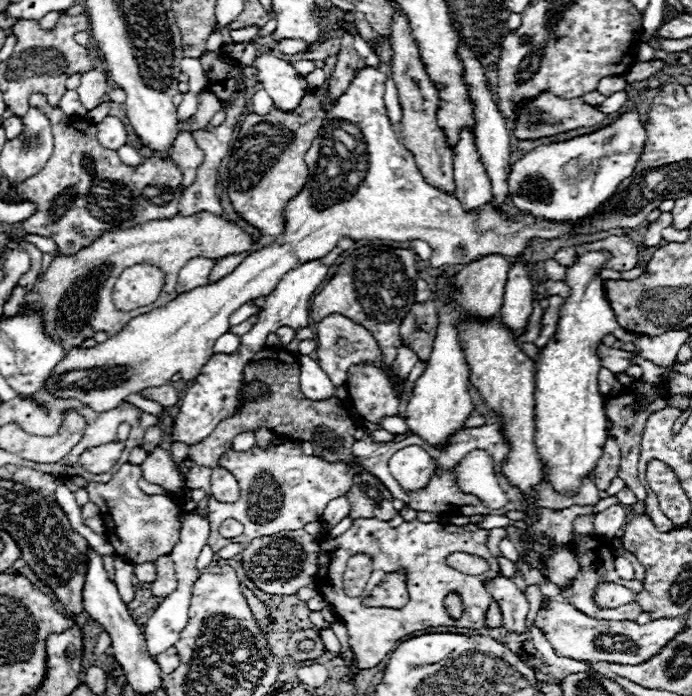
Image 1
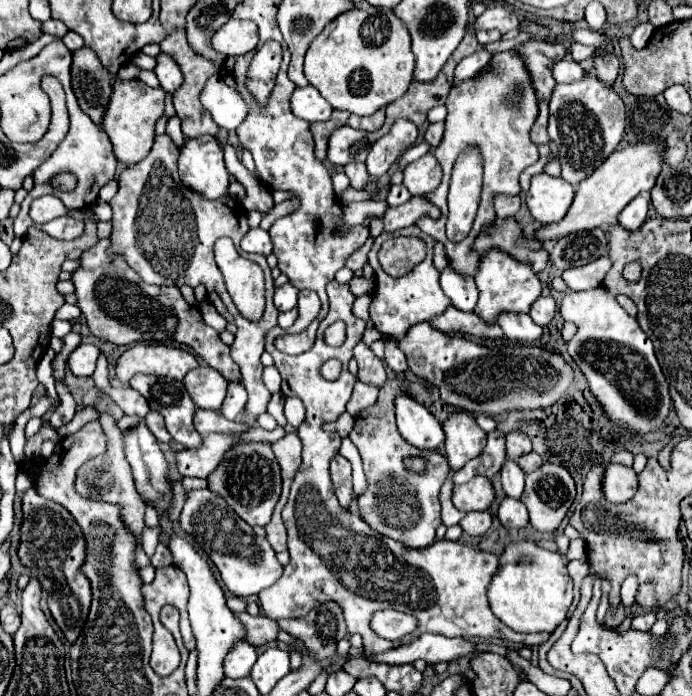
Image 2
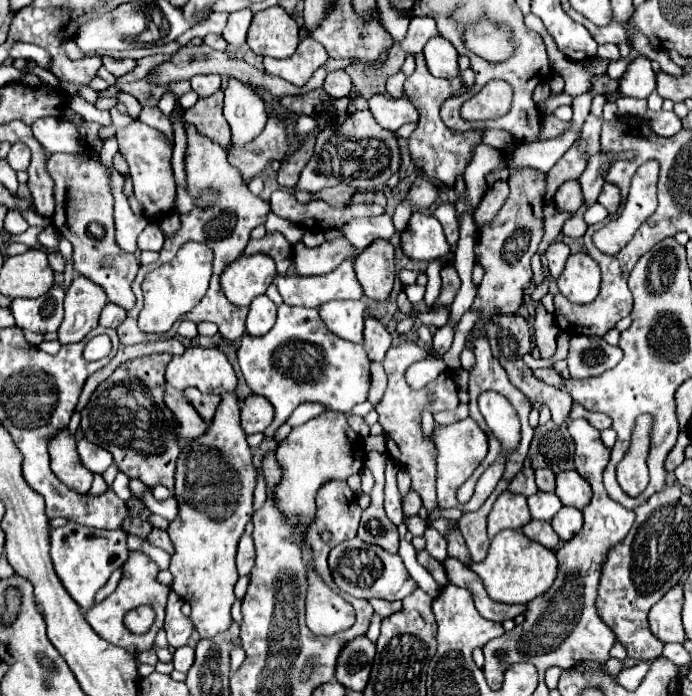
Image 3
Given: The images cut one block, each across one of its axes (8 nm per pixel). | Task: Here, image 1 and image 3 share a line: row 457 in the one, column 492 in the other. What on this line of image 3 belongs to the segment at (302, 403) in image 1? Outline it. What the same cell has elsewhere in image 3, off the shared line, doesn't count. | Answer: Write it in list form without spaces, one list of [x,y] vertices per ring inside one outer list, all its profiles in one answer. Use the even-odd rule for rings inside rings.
[[[496,182],[492,188],[488,188],[488,192],[484,194],[480,206],[474,212],[474,224],[476,224],[478,230],[484,224],[488,224],[496,218],[496,214],[500,212],[506,198],[508,198],[508,184],[506,182]],[[512,314],[512,316],[494,316],[490,322],[484,324],[484,334],[488,336],[488,342],[492,346],[492,354],[504,364],[506,372],[508,372],[508,378],[510,382],[522,390],[530,402],[540,402],[542,406],[548,406],[550,412],[552,412],[552,420],[556,424],[566,424],[566,418],[570,416],[570,410],[572,410],[572,404],[574,400],[570,398],[568,392],[560,390],[560,388],[554,388],[554,386],[548,386],[546,382],[538,380],[532,370],[528,368],[528,364],[522,360],[524,354],[530,352],[530,328],[528,328],[528,320],[524,316],[518,316],[518,314]]]

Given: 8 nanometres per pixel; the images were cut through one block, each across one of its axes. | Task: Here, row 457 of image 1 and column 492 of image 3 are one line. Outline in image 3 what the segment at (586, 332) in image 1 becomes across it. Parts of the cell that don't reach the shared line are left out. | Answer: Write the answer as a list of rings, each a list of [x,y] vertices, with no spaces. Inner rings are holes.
[[[502,530],[492,538],[488,556],[482,562],[472,564],[470,568],[482,578],[484,588],[492,600],[502,602],[502,604],[528,604],[532,598],[544,594],[552,586],[552,582],[556,578],[556,554],[552,550],[544,548],[542,544],[526,538],[522,534],[522,530]]]

